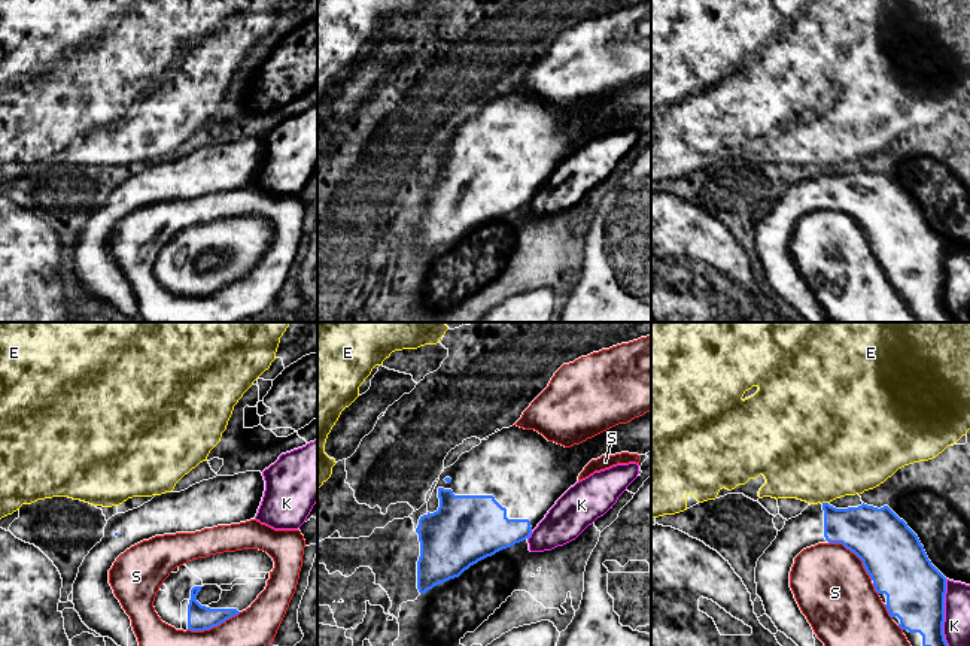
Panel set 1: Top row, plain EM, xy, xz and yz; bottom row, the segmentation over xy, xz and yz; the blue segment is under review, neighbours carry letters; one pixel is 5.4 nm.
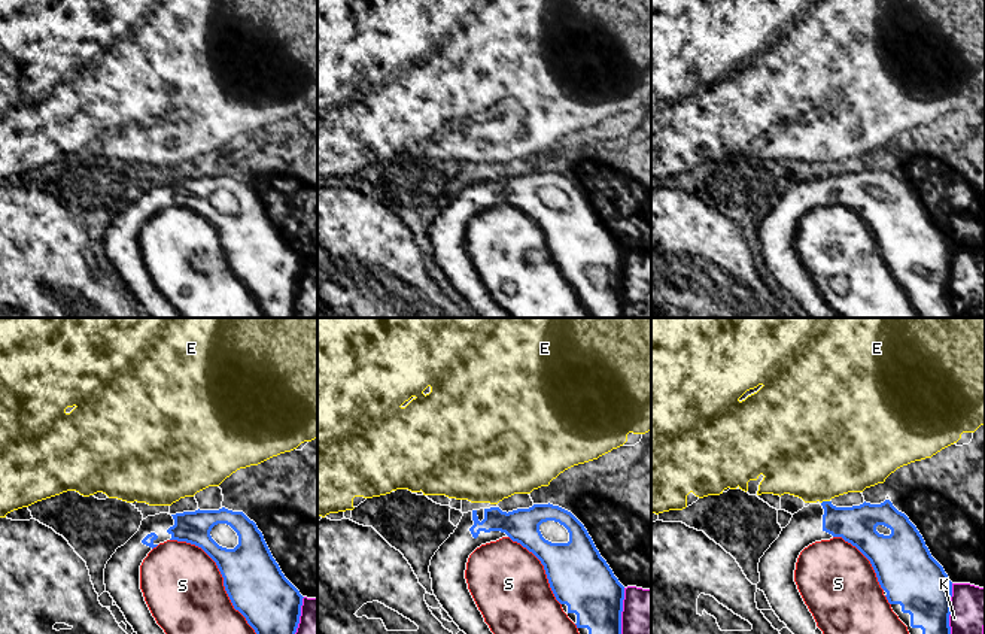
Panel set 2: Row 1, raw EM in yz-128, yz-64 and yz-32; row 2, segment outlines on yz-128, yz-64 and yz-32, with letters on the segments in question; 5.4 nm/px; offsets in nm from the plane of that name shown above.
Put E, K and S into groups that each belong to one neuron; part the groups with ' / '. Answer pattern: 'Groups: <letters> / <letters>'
Groups: E / K / S

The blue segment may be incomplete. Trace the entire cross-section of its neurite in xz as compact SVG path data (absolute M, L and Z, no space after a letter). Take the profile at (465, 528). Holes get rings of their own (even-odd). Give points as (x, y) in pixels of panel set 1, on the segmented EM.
M651 412L627 424L618 424L571 448L548 442L538 431L524 430L517 425L502 428L489 436L487 440L481 440L478 446L462 454L453 465L444 468L428 501L428 513L419 519L416 528L420 542L420 556L417 561L419 592L425 594L440 583L459 577L478 561L529 539L556 501L578 482L580 473L592 460L621 452L638 455L651 452Z

